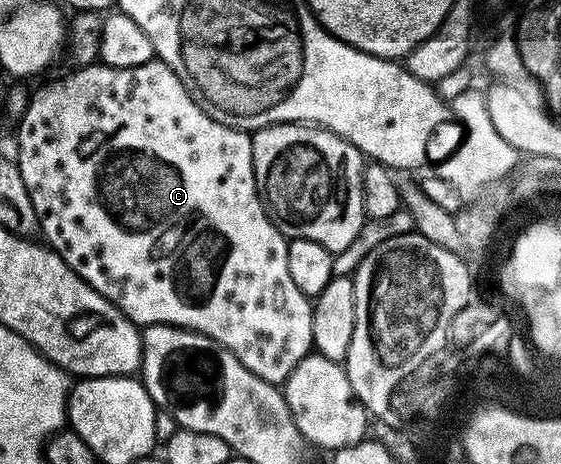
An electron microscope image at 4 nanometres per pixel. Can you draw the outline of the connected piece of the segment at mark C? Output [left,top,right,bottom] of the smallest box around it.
[17,58,313,386]

